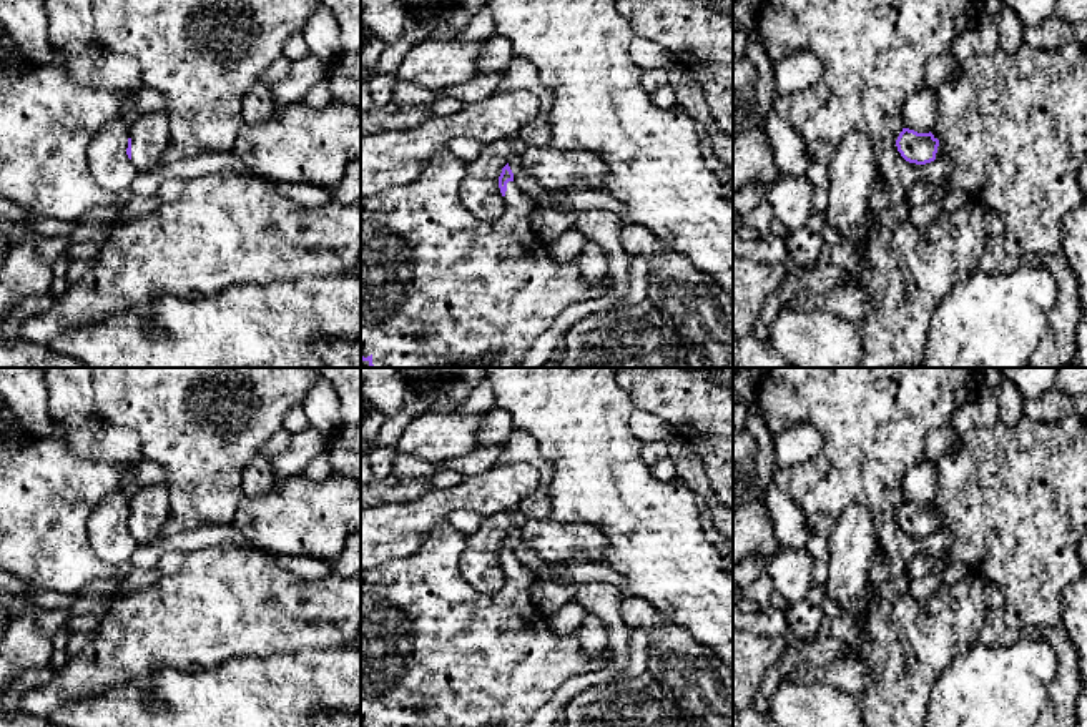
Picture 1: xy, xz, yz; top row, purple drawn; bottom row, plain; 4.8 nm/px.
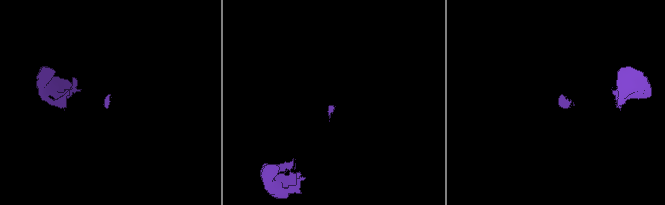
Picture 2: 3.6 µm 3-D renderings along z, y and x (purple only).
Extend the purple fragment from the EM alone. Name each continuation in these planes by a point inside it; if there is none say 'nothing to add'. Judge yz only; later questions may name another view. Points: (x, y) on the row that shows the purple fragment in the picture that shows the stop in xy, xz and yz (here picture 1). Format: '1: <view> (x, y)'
1: yz (1014, 125)

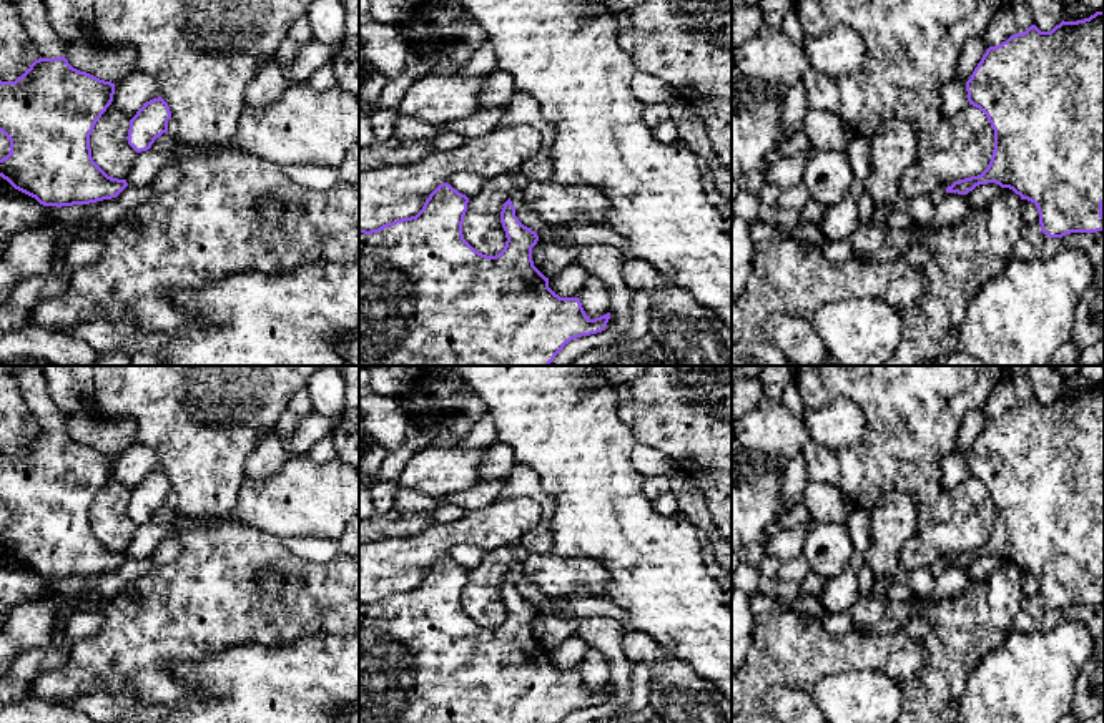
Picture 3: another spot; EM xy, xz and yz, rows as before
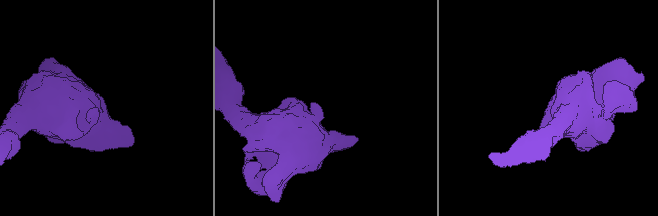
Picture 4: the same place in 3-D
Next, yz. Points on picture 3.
nothing to add

